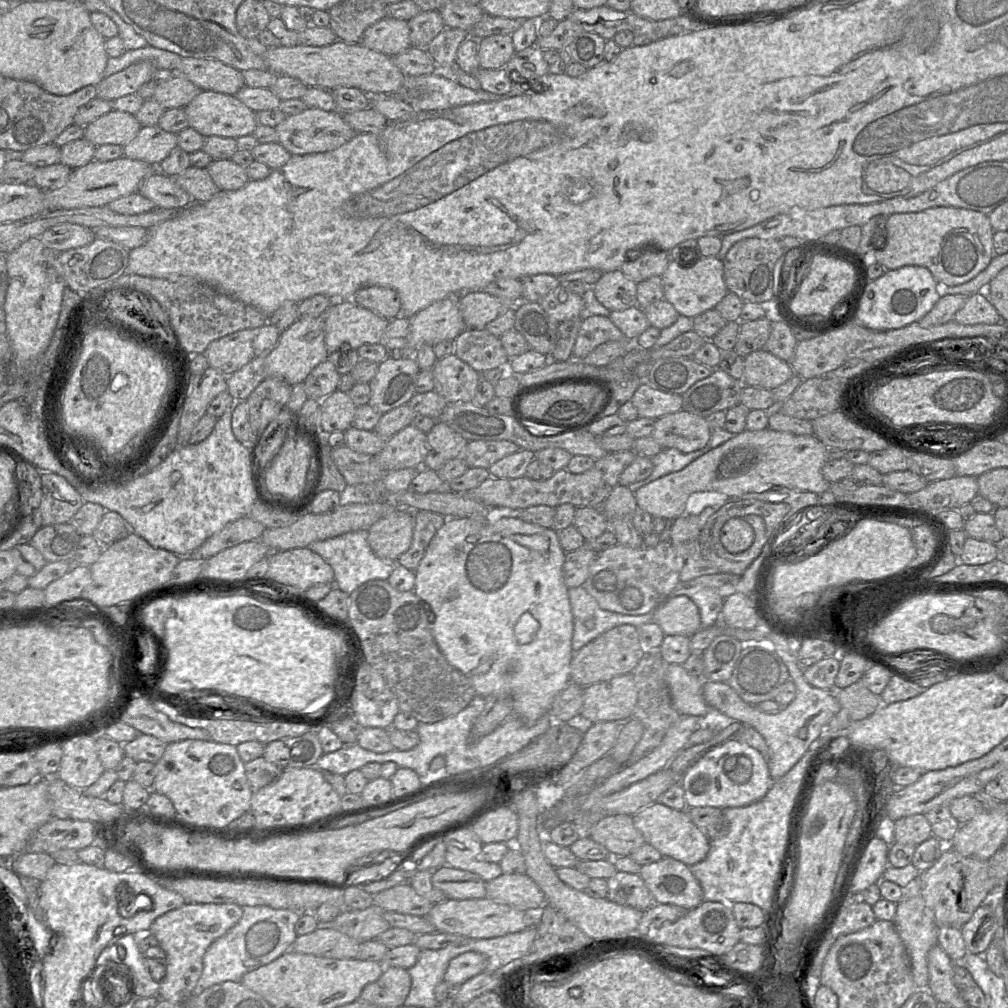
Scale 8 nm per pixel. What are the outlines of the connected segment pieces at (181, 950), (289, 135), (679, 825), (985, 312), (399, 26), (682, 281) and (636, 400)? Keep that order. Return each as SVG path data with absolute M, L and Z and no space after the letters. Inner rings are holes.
M185 903L154 920L149 932L157 938L166 955L166 975L159 982L160 999L182 1004L192 995L203 971L206 950L216 939L227 933L242 914L242 907L235 903Z
M307 108L296 115L289 115L274 128L278 142L292 155L331 151L348 142L355 135L355 131L344 120L343 113L319 108Z
M657 801L632 815L632 819L645 842L657 849L663 857L671 857L687 866L692 866L703 861L709 853L709 838L693 823L686 810L675 810Z
M986 290L968 296L964 306L955 314L954 321L963 325L998 324L1001 317L986 297Z
M385 17L368 27L361 45L390 57L412 46L408 21Z
M717 256L698 257L696 262L688 266L681 266L670 260L661 275L664 287L664 299L669 301L679 315L694 318L703 312L714 309L728 293L724 280L724 264Z
M643 381L630 402L636 407L639 417L658 419L682 409L682 395L662 392Z

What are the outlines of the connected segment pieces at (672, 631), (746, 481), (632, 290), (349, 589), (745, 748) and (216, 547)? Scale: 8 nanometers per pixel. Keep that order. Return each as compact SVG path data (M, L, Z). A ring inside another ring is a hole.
M670 596L652 613L665 636L691 637L702 628L699 608L687 596Z
M768 427L757 431L746 429L699 457L682 470L672 472L642 486L634 492L634 496L639 509L653 517L675 520L684 514L690 495L700 491L716 491L728 496L740 496L759 490L758 485L772 484L822 494L829 490L831 484L822 474L822 468L826 462L828 462L827 446L814 435L796 435L775 431Z
M620 269L603 273L592 287L596 299L611 312L637 305L637 283Z
M368 531L348 532L326 540L316 541L308 546L319 554L333 569L334 585L350 595L355 589L370 580L388 580L396 563L379 558L368 543Z
M730 740L708 751L683 774L680 782L684 789L687 808L720 809L753 804L765 797L773 783L764 756L758 750L738 740Z
M244 516L226 524L222 530L213 534L202 545L195 549L190 556L181 557L191 557L197 560L206 560L224 549L253 539L260 539L265 529L266 527L260 522L253 520L248 516Z

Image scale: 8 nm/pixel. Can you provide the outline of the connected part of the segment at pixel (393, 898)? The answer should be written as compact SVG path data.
M409 882L381 891L373 896L373 904L384 911L425 917L434 903L416 893Z

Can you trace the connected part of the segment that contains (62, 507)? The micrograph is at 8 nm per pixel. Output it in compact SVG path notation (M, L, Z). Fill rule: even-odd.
M42 473L41 483L41 526L68 523L85 503L78 491L56 473Z

